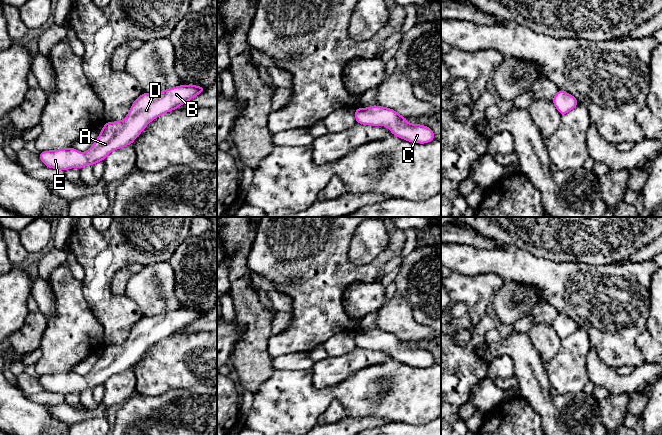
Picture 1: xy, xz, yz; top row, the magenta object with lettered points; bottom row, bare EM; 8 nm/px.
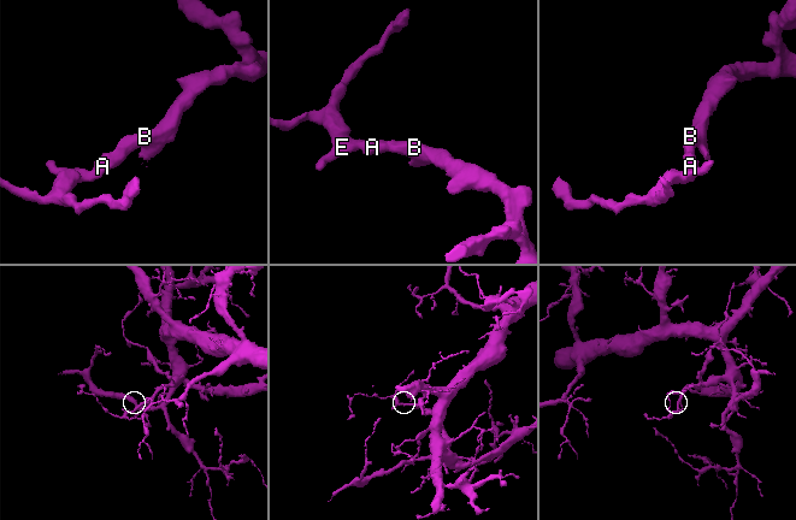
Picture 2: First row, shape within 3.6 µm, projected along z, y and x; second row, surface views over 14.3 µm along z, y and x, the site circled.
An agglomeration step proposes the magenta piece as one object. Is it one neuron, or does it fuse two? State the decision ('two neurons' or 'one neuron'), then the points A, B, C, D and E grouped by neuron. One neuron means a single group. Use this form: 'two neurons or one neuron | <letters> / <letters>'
one neuron | A B C D E

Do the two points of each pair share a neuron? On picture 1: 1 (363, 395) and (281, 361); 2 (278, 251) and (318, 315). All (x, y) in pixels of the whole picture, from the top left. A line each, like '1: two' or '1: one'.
1: two
2: one

